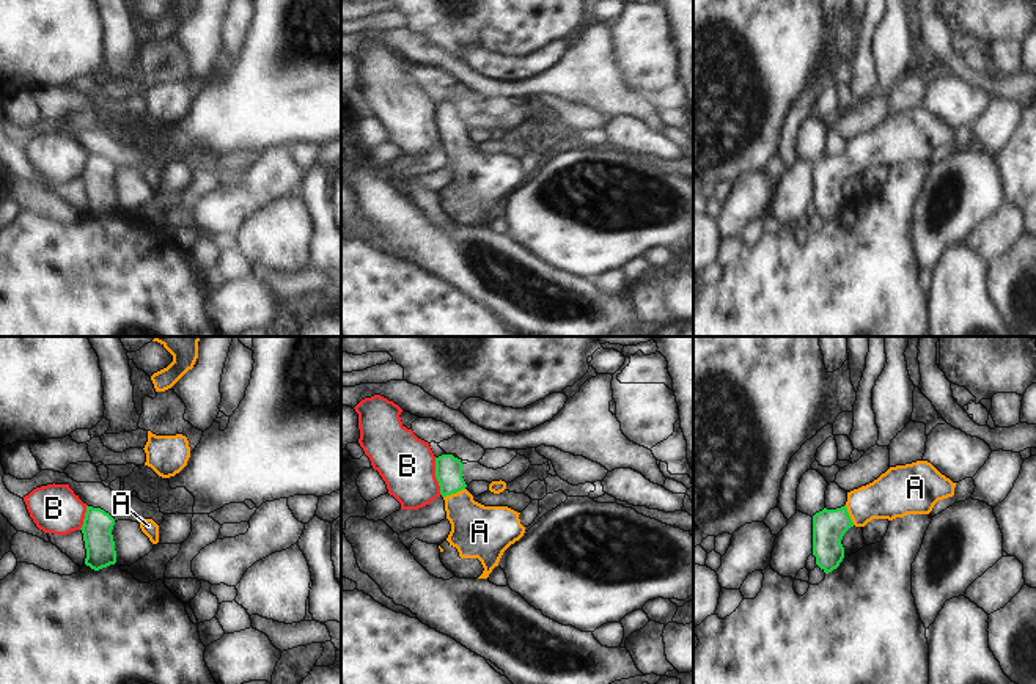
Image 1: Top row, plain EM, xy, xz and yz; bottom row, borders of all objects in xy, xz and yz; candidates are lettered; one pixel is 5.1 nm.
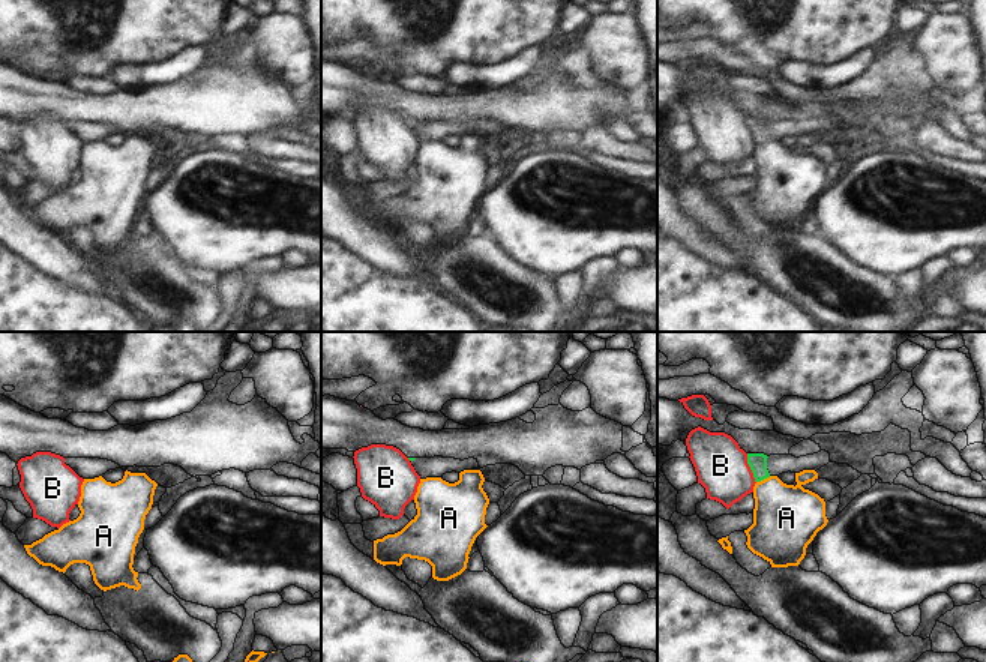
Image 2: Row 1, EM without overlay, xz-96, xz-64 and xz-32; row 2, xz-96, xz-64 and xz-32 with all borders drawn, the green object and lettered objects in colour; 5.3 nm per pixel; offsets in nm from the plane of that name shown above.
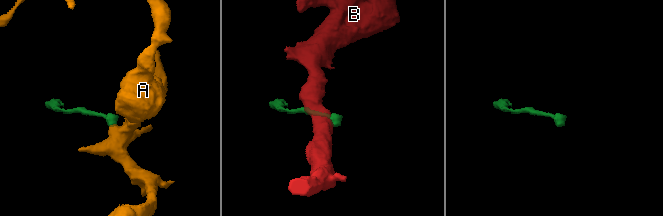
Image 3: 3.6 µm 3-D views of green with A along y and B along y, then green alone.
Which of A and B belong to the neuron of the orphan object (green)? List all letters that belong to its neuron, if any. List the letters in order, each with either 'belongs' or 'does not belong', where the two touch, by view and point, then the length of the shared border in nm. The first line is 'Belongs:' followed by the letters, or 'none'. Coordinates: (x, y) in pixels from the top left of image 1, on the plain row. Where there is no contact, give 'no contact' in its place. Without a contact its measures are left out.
Belongs: A
A: belongs; meets green in xz at (453, 140); contact 120 nm long
B: does not belong; meets green in xz at (436, 125); contact 200 nm long

